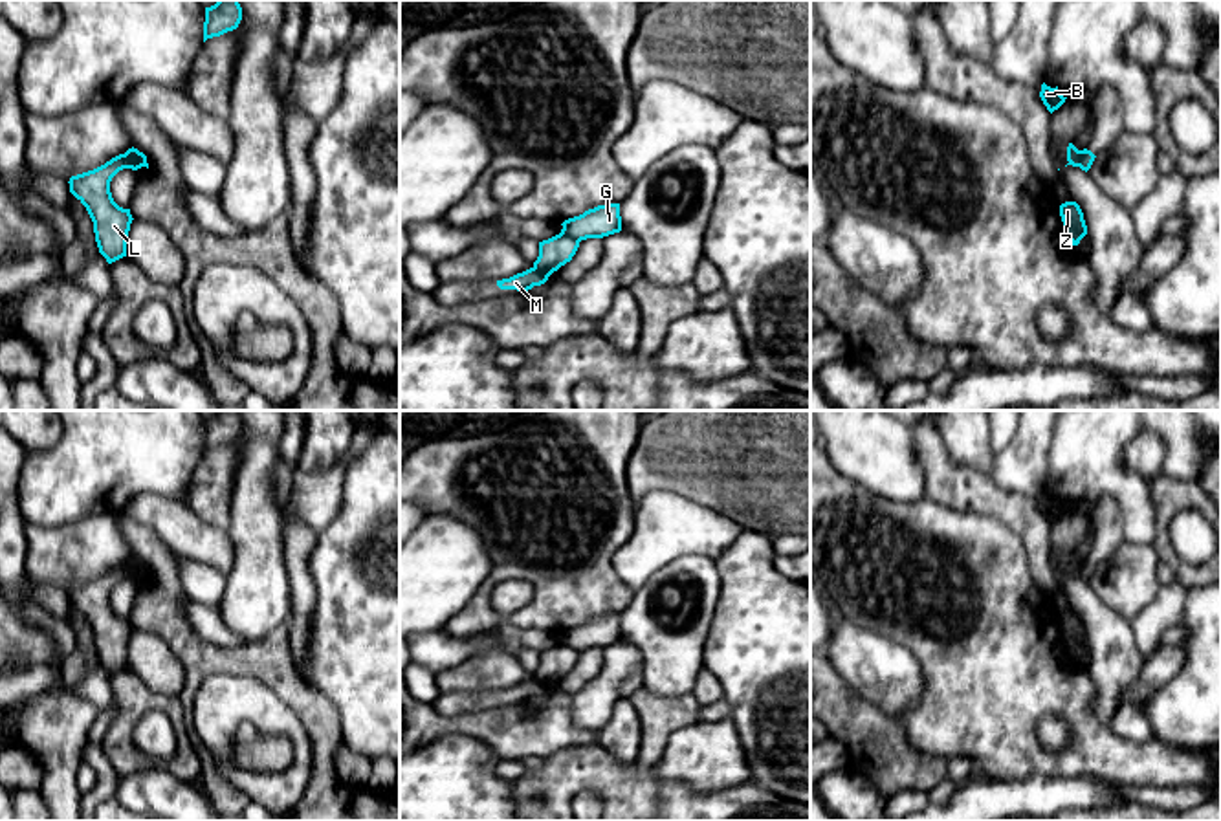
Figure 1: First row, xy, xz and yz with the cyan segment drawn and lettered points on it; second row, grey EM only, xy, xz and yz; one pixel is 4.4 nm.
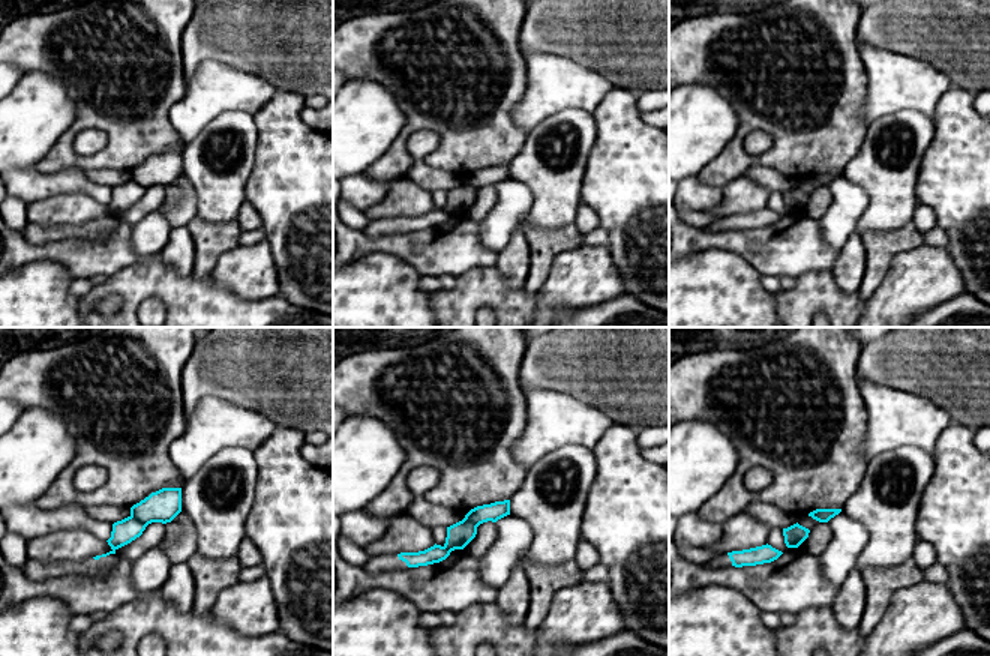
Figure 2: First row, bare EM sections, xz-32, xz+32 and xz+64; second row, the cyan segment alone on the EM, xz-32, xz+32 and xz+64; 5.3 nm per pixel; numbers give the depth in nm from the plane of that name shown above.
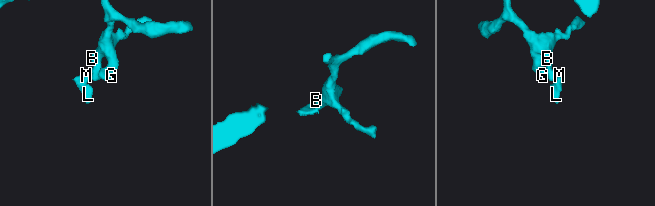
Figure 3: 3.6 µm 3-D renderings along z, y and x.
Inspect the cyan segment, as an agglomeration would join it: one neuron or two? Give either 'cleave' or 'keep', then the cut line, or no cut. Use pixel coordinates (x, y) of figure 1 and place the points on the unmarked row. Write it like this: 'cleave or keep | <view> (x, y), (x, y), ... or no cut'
cleave | xy (125, 563), (131, 578)

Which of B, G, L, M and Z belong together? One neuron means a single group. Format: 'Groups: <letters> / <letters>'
Groups: B G / L M Z

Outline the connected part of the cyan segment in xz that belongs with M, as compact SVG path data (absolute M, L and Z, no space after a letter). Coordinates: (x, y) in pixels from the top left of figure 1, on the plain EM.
M530 678L522 684L517 684L510 689L502 689L502 691L497 691L497 696L500 700L517 700L517 702L528 702L532 700L534 696L541 696L548 691L548 684L543 684L535 678Z

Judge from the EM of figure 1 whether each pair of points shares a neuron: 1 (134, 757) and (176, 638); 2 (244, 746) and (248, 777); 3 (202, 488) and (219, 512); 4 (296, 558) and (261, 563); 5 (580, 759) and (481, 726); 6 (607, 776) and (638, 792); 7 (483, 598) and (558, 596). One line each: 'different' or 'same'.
1: different
2: different
3: same
4: different
5: different
6: same
7: same

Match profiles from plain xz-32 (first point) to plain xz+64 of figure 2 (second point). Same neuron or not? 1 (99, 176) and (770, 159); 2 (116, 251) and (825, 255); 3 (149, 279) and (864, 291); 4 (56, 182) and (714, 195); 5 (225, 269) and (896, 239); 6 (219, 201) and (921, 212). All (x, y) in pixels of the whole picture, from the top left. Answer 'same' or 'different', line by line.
1: different
2: same
3: different
4: same
5: different
6: different

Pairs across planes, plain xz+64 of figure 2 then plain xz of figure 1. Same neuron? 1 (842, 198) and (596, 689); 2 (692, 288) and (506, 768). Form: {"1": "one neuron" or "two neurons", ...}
{"1": "one neuron", "2": "two neurons"}

